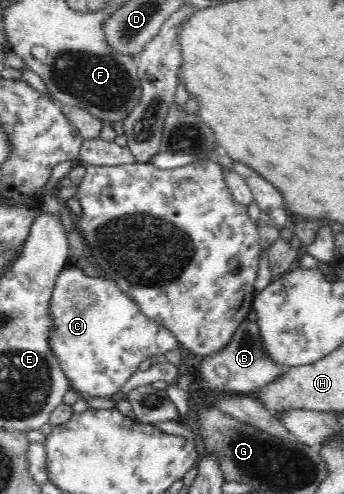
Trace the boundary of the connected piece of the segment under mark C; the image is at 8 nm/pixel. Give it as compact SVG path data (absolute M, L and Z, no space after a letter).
M75 265L61 270L56 279L51 298L51 318L55 331L51 335L51 350L69 378L70 390L84 398L114 399L127 384L128 379L139 369L139 365L155 355L166 355L178 348L175 336L163 324L152 321L141 308L113 280L85 275Z

